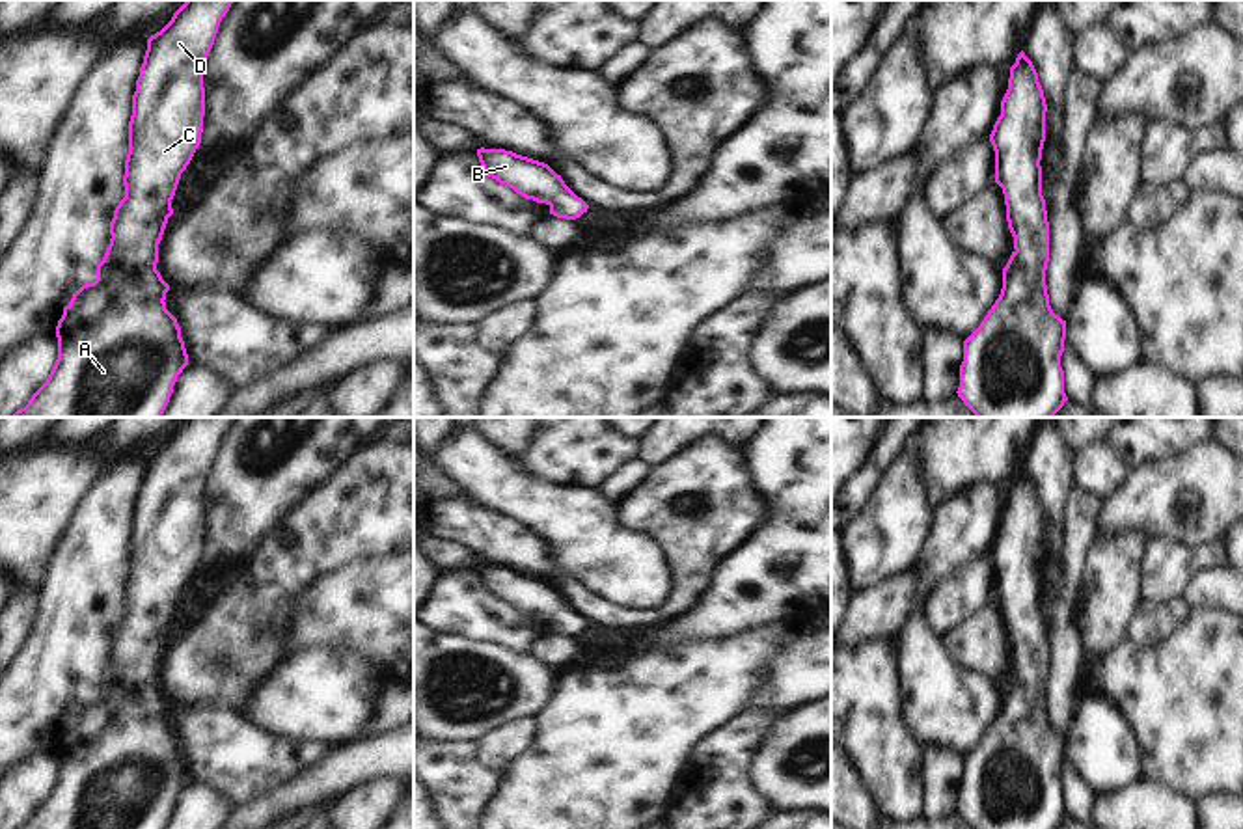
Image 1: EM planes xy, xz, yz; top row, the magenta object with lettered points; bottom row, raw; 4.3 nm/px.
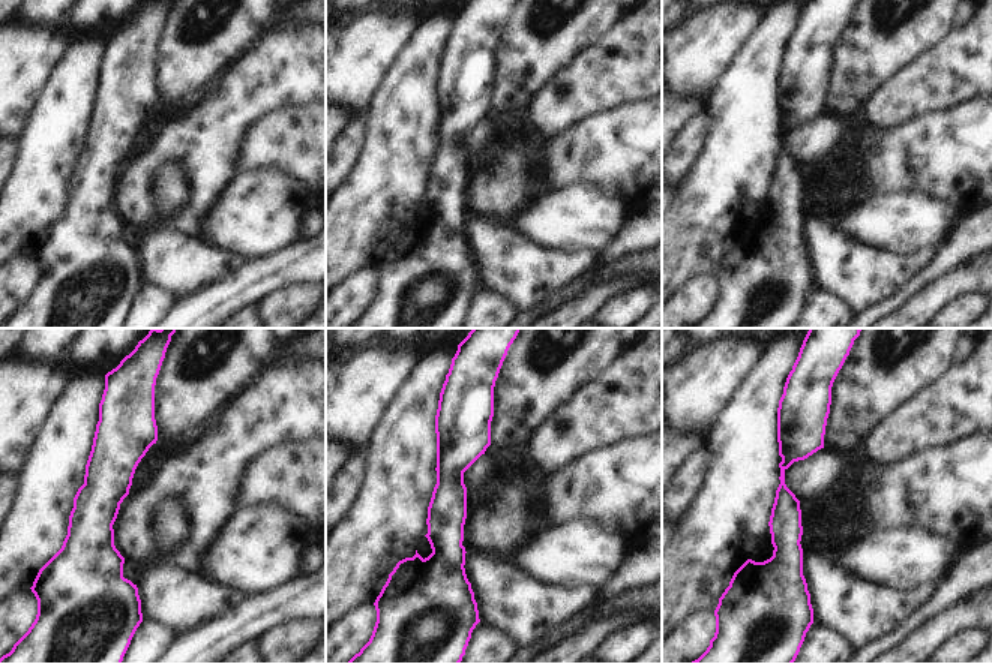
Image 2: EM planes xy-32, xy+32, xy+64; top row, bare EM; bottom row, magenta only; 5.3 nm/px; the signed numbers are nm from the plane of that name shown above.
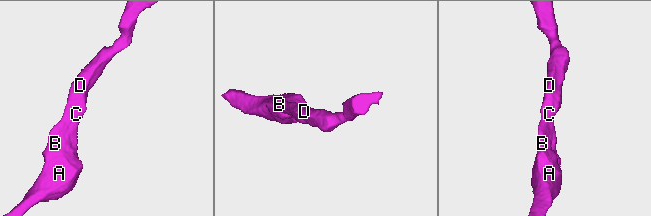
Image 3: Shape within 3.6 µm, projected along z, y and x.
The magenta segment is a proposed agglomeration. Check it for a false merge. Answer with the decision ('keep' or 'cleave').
keep

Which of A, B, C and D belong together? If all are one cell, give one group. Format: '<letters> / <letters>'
A B C D

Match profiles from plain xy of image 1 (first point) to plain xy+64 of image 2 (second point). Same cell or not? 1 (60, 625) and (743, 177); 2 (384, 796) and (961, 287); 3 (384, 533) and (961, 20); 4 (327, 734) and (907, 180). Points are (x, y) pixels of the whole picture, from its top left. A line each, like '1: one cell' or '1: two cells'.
1: one cell
2: two cells
3: two cells
4: two cells

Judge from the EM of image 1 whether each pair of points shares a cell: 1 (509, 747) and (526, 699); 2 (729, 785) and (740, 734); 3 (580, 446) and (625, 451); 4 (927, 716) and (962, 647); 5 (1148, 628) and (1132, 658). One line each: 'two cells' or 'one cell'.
1: two cells
2: one cell
3: one cell
4: two cells
5: two cells

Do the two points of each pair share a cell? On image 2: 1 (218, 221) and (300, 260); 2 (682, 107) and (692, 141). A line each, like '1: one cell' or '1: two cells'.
1: two cells
2: two cells

